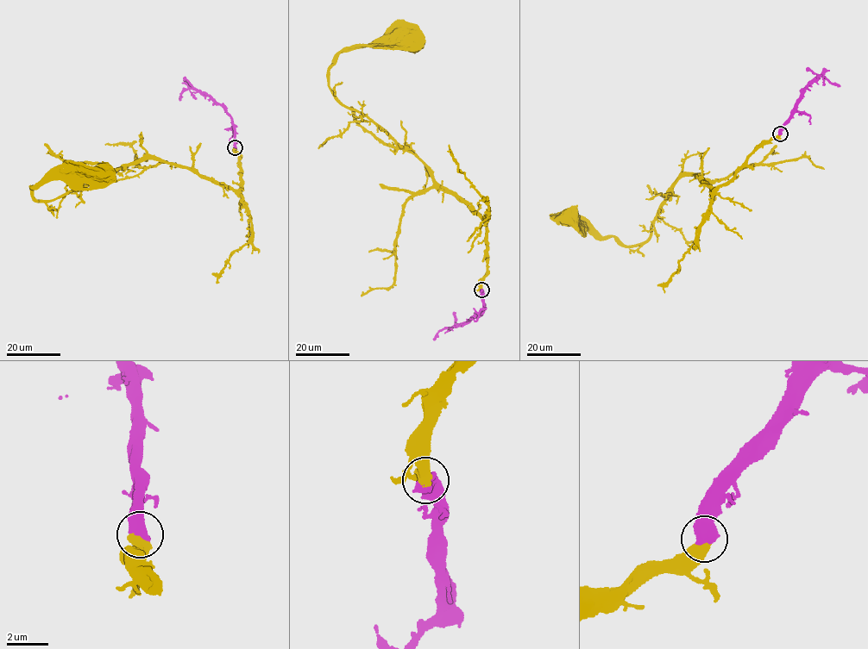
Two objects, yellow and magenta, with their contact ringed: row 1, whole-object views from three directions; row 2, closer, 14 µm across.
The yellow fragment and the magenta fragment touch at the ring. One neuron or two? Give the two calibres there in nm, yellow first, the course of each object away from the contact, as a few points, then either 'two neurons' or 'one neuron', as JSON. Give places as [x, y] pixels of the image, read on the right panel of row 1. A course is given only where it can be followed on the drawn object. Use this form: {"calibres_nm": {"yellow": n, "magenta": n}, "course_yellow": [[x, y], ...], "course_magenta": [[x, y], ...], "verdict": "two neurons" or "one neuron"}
{"calibres_nm": {"yellow": 600, "magenta": 800}, "course_yellow": [[780, 134], [724, 184], [711, 188], [700, 176], [677, 177], [649, 237], [637, 246], [625, 246], [567, 218]], "course_magenta": [[780, 134], [780, 127], [789, 116], [809, 82], [821, 76], [839, 86]], "verdict": "one neuron"}

